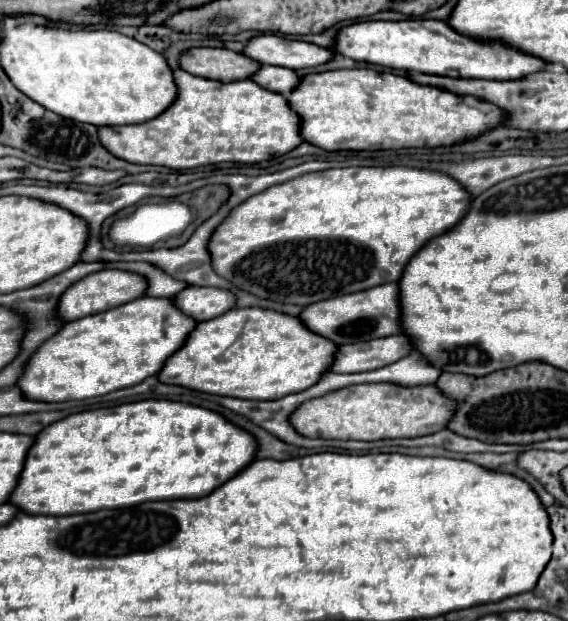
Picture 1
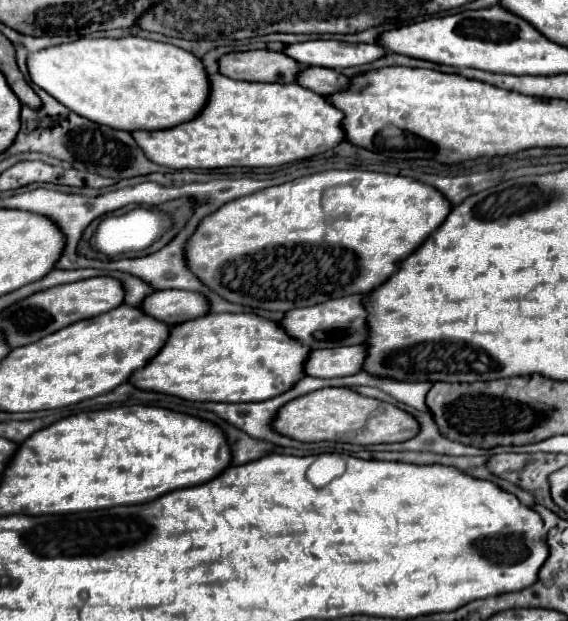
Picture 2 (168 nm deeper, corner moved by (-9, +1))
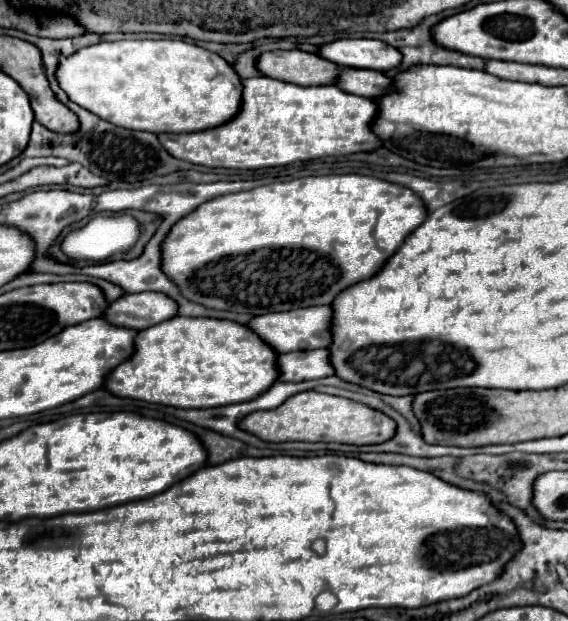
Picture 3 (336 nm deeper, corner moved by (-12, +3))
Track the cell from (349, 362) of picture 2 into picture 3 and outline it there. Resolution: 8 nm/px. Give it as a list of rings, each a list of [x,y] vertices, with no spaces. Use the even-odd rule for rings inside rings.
[[[326,349],[282,353],[276,359],[276,367],[278,367],[278,381],[308,381],[332,375]]]

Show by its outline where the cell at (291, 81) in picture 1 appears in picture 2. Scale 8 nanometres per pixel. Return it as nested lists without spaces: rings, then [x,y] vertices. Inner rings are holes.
[[[305,67],[297,75],[297,83],[309,91],[315,91],[317,95],[333,95],[337,91],[343,91],[349,87],[349,79],[333,69],[323,69],[323,67]]]

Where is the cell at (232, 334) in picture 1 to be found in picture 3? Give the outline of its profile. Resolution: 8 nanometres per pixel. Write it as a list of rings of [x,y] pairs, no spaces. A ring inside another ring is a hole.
[[[172,317],[138,331],[132,357],[108,373],[104,389],[124,399],[210,409],[258,397],[276,381],[276,357],[276,351],[246,325],[206,317]]]

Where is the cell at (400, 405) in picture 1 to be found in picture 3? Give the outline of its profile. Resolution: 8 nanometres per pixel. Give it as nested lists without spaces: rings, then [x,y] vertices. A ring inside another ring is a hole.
[[[304,391],[288,397],[280,407],[270,411],[254,411],[238,421],[238,427],[250,435],[256,435],[262,441],[282,443],[282,441],[336,441],[336,443],[350,443],[350,445],[374,445],[392,439],[394,421],[374,411],[362,403],[324,395],[316,391]]]

